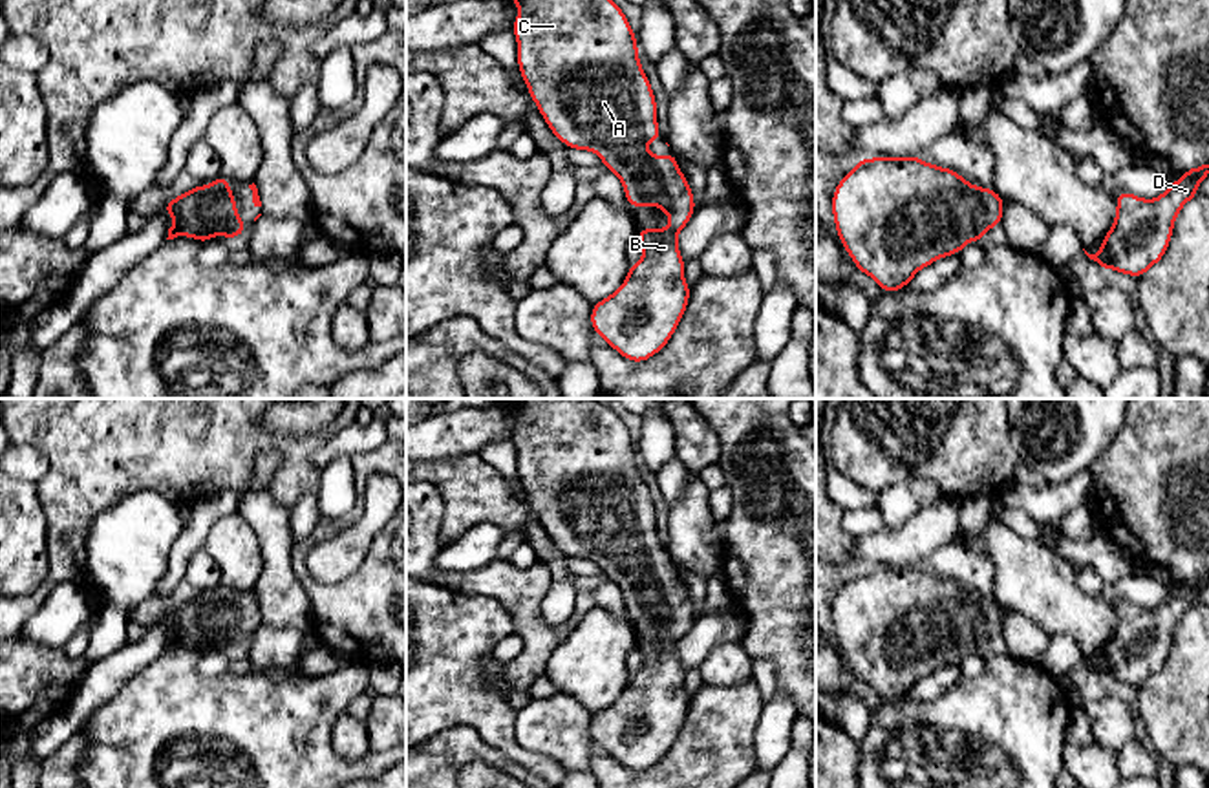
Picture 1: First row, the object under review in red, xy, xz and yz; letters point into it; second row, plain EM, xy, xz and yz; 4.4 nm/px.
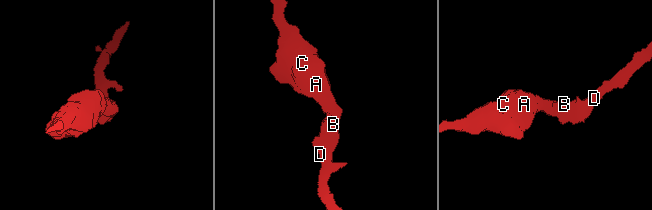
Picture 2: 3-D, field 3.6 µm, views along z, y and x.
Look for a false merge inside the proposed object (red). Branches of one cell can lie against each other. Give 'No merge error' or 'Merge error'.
No merge error

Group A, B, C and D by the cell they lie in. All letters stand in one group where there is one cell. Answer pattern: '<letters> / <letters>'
A B C D

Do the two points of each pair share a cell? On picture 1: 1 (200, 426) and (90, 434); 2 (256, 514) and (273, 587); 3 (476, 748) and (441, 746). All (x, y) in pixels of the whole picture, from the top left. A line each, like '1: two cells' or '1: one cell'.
1: one cell
2: one cell
3: one cell

